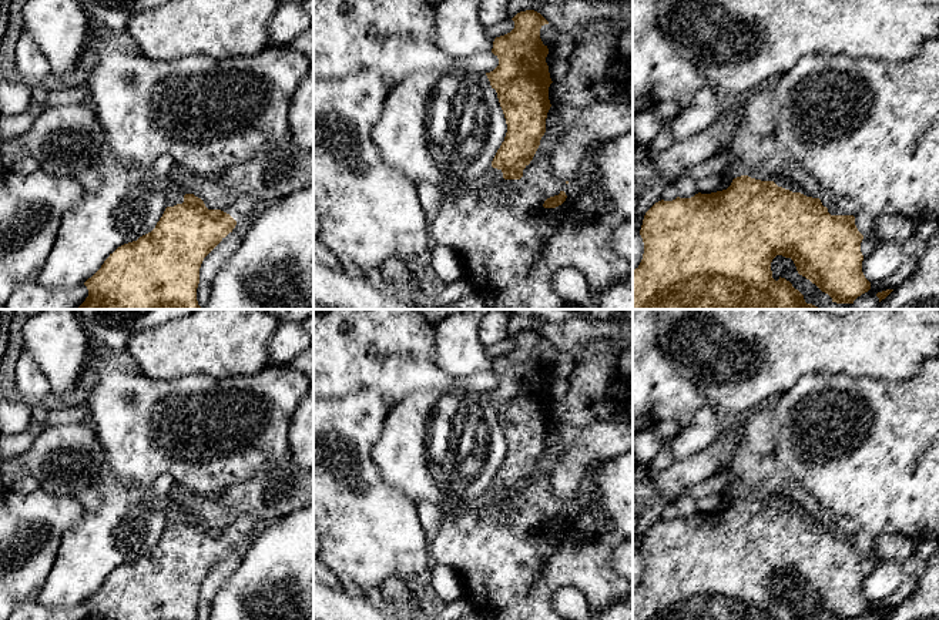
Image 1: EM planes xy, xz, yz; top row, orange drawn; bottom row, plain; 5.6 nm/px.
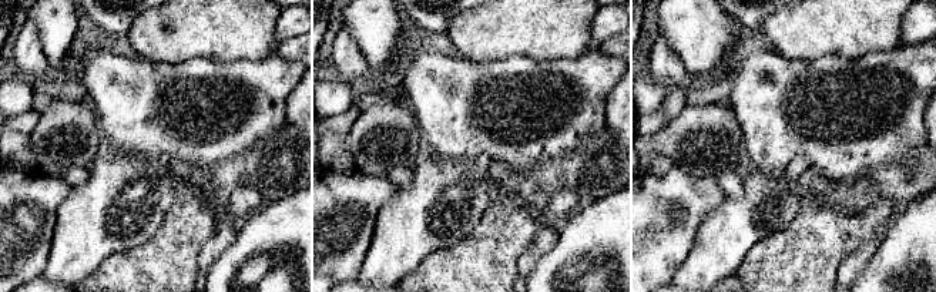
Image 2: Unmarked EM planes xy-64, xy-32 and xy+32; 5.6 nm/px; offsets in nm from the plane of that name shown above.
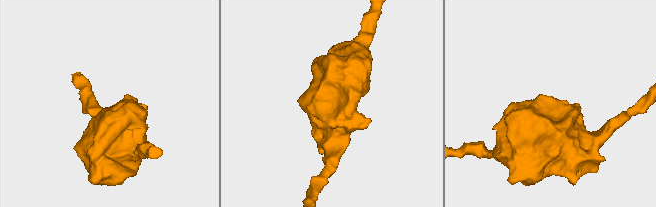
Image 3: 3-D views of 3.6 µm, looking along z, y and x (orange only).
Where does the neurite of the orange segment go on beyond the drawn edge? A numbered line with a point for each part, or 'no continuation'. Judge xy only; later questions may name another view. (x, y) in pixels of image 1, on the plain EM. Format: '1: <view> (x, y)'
no continuation

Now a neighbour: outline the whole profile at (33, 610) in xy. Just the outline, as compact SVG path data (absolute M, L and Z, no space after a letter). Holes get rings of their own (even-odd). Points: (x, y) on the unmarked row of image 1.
M36 600L17 606L9 620L85 620L87 616L84 603L71 609L50 609Z

